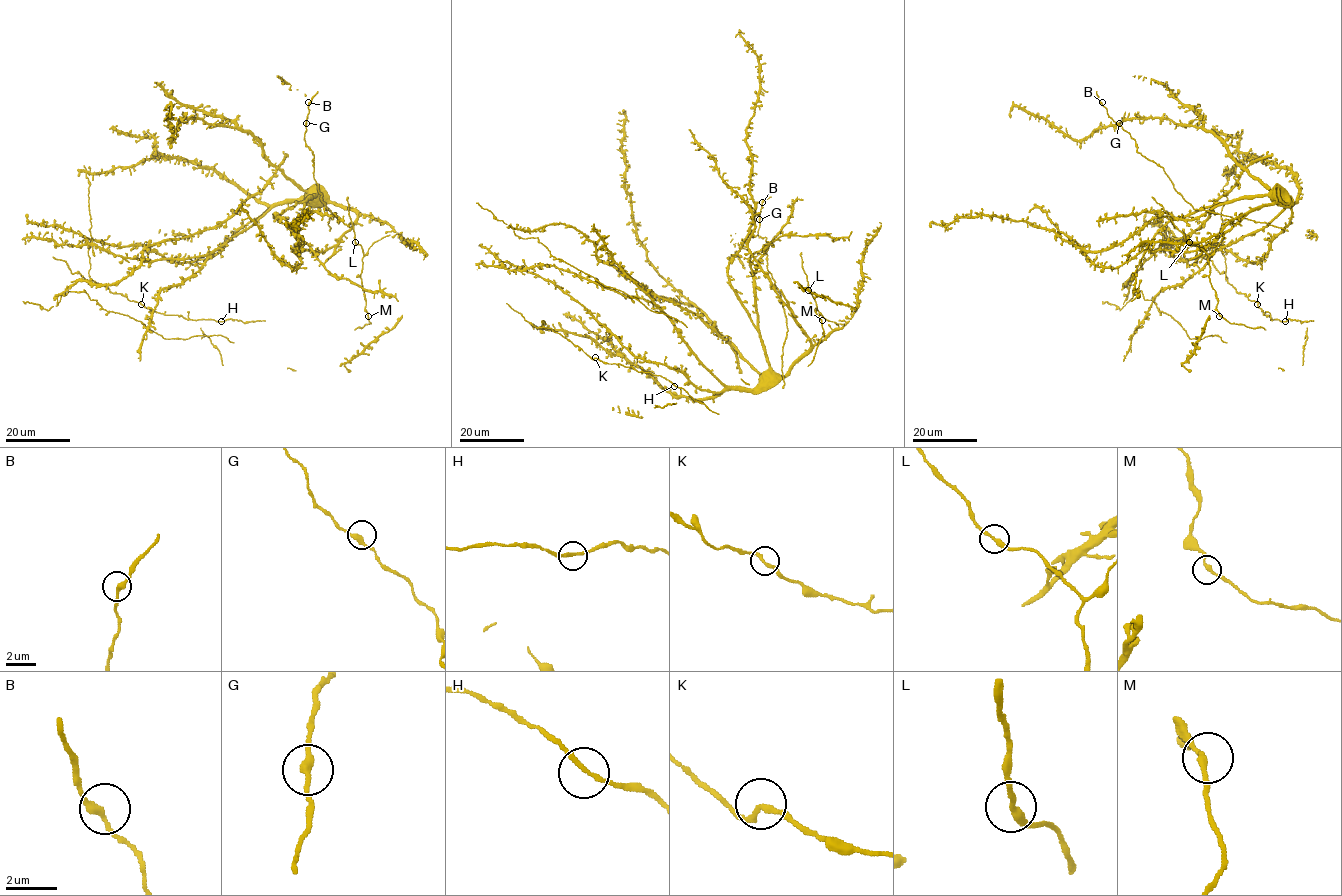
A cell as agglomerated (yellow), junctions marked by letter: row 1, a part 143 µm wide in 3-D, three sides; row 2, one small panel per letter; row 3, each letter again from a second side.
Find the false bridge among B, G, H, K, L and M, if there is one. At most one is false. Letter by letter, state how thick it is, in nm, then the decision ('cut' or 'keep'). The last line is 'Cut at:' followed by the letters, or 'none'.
B: calibre 280 nm; keep
G: calibre 280 nm; keep
H: calibre 190 nm; keep
K: calibre 200 nm; keep
L: calibre 240 nm; keep
M: calibre 220 nm; keep
Cut at: none

